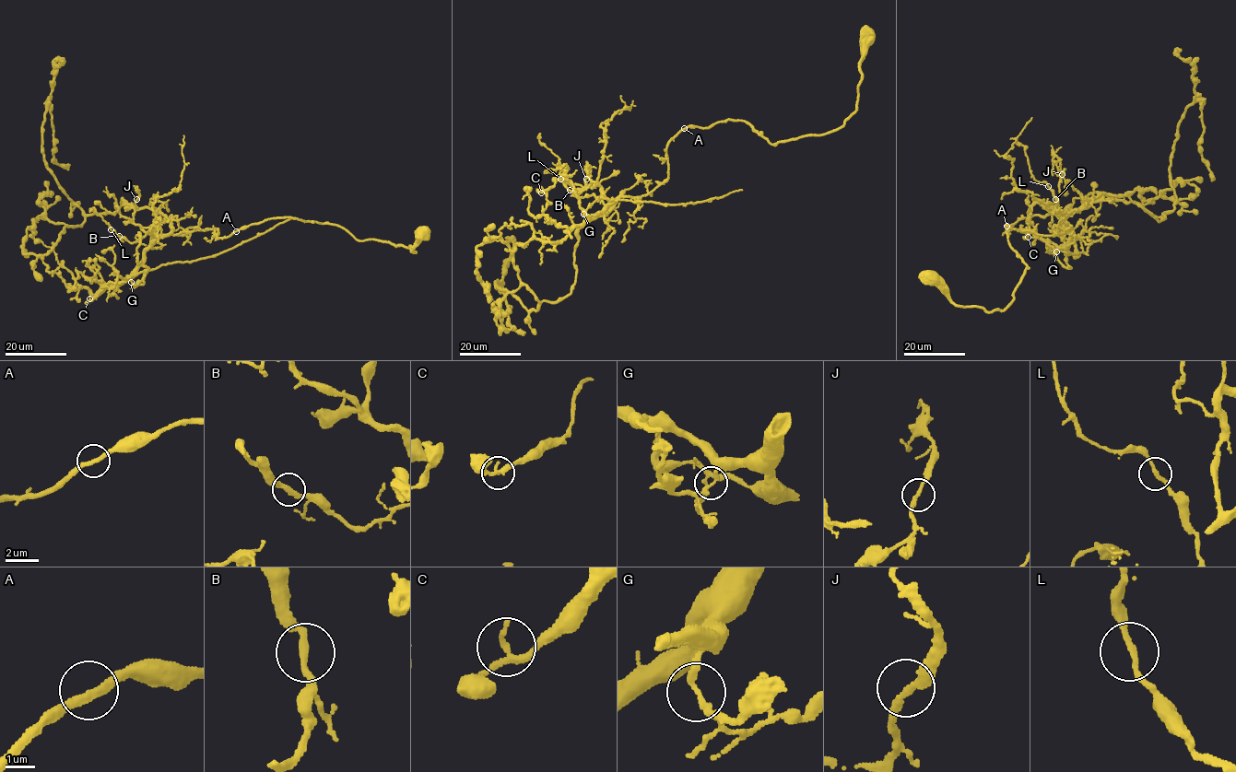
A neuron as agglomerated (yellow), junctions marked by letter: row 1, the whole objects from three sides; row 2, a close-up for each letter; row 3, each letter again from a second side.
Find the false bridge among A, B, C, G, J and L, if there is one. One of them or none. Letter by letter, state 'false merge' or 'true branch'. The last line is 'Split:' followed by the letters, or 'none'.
A: true branch
B: true branch
C: true branch
G: false merge
J: true branch
L: true branch
Split: G

